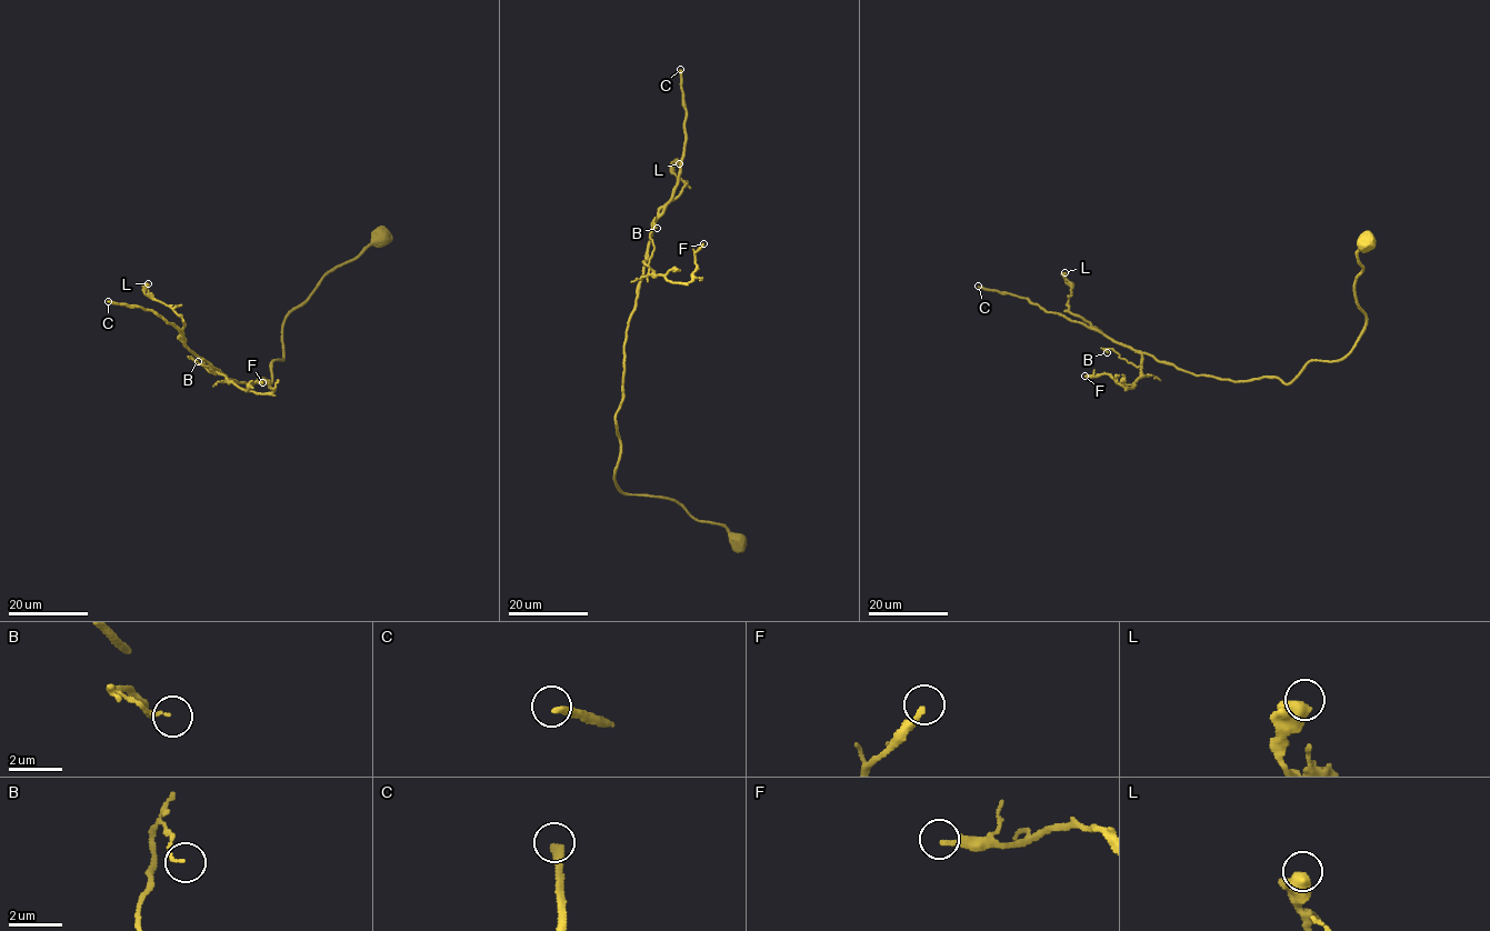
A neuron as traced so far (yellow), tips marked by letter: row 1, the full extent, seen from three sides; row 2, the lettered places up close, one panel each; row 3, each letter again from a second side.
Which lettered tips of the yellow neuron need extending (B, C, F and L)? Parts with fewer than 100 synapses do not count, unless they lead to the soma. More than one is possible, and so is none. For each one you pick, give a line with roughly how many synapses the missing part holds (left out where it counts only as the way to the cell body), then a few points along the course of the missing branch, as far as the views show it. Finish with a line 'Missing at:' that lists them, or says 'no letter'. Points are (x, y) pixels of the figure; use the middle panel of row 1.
C: 700 syn
Missing at: C

